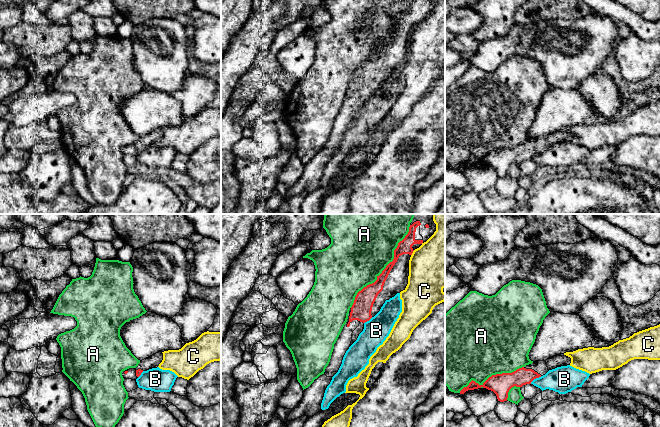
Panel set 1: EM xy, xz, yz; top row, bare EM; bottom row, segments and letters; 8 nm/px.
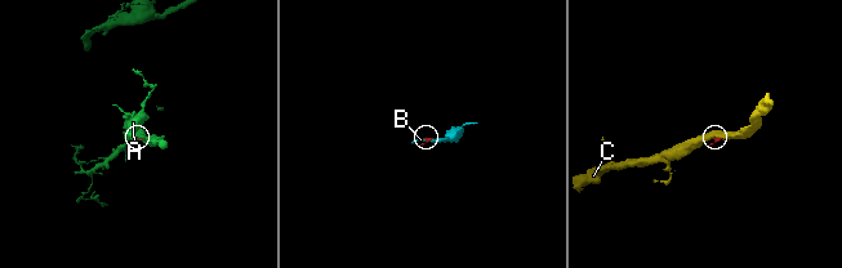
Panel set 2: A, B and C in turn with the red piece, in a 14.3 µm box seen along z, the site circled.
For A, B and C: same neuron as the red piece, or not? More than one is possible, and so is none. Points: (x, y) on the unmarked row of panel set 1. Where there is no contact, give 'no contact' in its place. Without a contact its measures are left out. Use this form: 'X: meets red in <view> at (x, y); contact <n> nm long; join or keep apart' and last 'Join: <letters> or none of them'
A: meets red in xz at (384, 45); contact 800 nm long; keep apart
B: meets red in yz at (535, 154); contact 110 nm long; keep apart
C: meets red in xz at (412, 28); contact 50 nm long; keep apart
Join: none of them

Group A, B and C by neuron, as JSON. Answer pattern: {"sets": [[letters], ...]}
{"sets": [["A"], ["B"], ["C"]]}

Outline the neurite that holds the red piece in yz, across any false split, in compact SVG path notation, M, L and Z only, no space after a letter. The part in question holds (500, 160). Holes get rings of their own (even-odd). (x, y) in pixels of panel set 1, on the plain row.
M564 130L553 132L546 137L533 138L512 149L492 151L482 161L472 156L467 163L464 163L460 167L460 170L464 170L468 166L483 163L493 167L498 177L504 178L507 177L508 168L512 163L522 163L523 161L531 160L534 155L545 151L549 146L567 142L570 141L570 139L571 134Z

